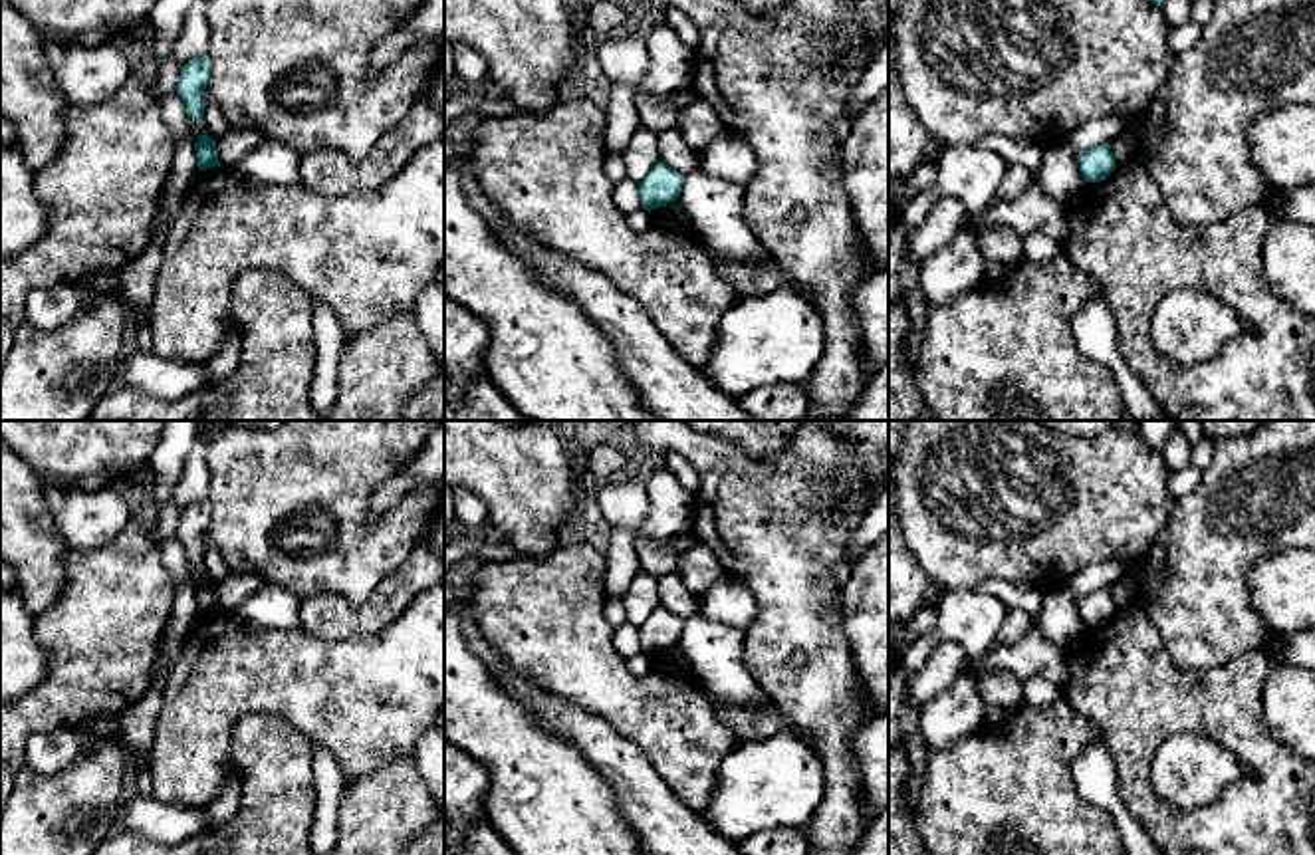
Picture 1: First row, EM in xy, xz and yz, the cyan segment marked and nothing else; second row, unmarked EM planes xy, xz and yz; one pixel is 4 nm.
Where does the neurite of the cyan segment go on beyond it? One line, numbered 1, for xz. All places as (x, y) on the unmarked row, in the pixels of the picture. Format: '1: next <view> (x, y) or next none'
1: next none

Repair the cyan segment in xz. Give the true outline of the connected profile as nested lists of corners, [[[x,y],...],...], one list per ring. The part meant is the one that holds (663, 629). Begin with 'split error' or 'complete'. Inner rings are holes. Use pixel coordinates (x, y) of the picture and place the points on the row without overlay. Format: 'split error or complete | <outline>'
complete | [[[658,605],[639,627],[641,653],[651,657],[678,645],[682,631],[684,621]]]

